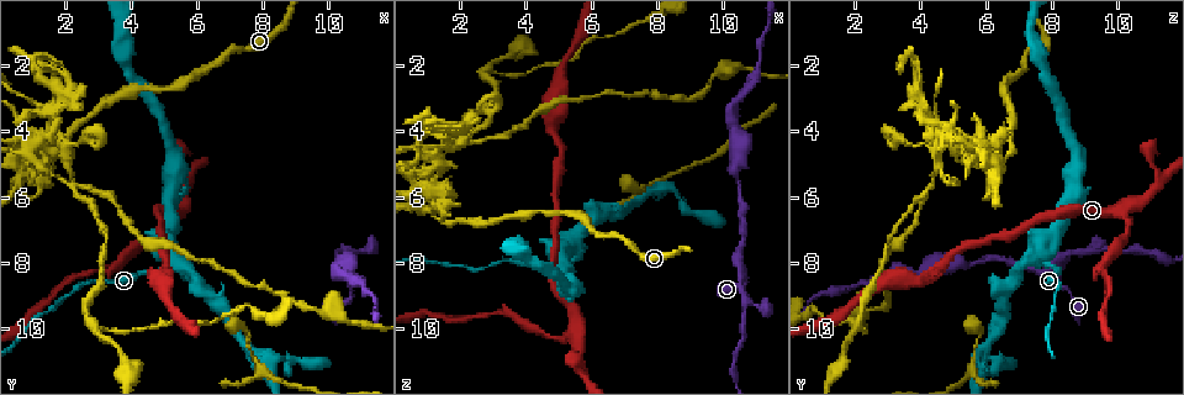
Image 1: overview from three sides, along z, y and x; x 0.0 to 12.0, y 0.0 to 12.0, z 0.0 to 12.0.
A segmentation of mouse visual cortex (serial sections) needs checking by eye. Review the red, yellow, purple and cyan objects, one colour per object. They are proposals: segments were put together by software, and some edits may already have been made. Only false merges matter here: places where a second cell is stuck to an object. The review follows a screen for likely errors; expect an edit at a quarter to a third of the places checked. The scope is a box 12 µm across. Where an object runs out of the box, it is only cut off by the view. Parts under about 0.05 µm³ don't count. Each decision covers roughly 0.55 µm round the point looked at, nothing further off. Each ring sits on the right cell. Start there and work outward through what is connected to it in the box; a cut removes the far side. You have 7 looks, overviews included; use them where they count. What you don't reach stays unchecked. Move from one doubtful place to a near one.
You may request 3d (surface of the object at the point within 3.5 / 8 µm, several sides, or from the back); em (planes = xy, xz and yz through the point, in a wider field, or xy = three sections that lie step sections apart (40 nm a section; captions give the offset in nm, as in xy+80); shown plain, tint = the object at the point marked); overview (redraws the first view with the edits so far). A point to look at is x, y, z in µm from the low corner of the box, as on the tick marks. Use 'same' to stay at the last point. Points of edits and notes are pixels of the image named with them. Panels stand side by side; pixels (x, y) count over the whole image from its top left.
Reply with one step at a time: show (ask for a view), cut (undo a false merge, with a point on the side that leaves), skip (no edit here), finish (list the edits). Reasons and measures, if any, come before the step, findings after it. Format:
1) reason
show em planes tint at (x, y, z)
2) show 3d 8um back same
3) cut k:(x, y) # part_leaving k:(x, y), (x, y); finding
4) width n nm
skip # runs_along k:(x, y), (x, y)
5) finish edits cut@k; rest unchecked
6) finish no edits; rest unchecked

abrupt turn
show 3d 3.5um at (4.9, 7.1, 10.3)

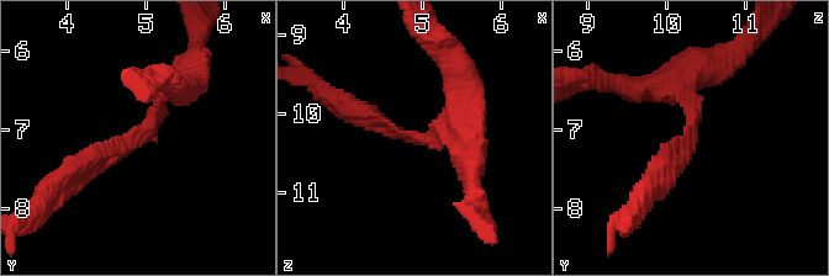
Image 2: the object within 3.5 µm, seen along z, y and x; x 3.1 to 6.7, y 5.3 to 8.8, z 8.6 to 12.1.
arm_widths 250, 250 nm; now the EM
show em planes tint at (4.80, 7.10, 10.30)

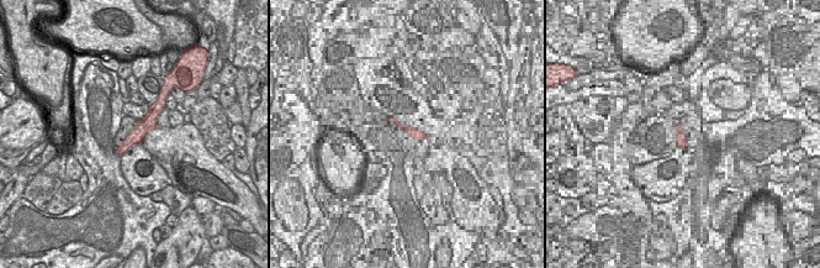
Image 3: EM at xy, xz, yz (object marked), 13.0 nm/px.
skip # runs_along 3:(157, 104), (151, 119), (120, 151); all the same cell

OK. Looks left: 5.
narrows sharply
show 3d 8um at (1.1, 4.9, 6.4)

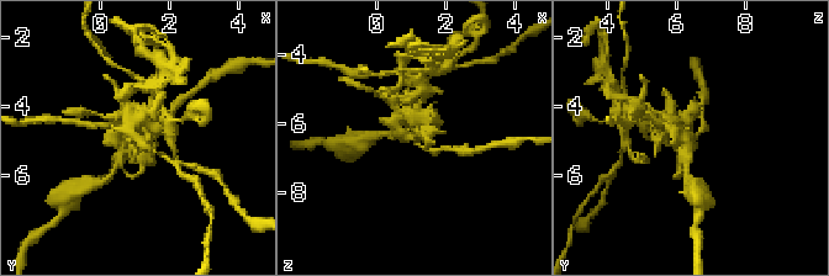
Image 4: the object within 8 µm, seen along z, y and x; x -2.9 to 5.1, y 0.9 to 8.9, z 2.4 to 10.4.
show 3d 3.5um at (1.2, 4.9, 6.6)

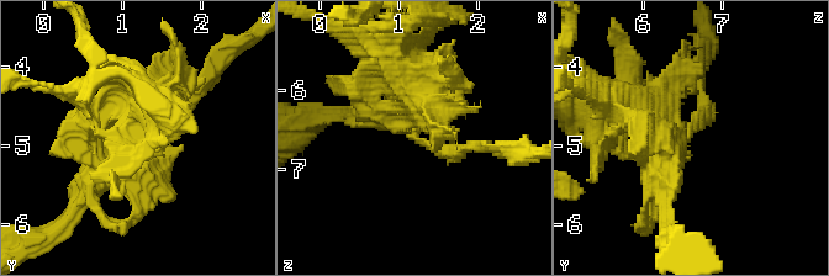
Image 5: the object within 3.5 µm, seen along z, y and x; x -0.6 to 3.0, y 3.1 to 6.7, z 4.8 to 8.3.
cut 5:(73, 138) # part_leaving 5:(132, 136), (101, 150), (83, 101); two cells meet here

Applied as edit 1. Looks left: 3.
sudden change in width
show 3d 3.5um at (5.4, 7.7, 7.5)

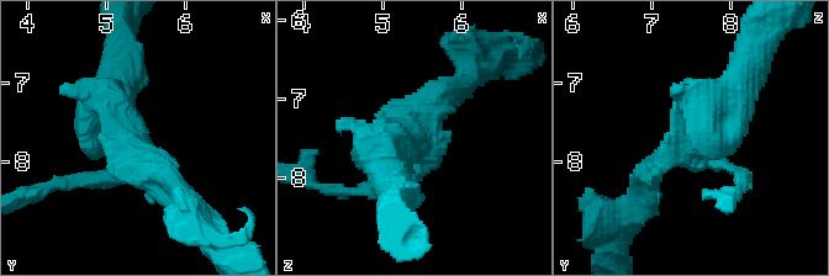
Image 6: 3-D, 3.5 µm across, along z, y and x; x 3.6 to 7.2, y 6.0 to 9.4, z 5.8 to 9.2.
cut 6:(128, 149) # part_leaving 6:(153, 157), (115, 111), (119, 62); two cells meet here

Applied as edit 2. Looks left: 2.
finish edits cut@5, cut@6; rest unchecked

